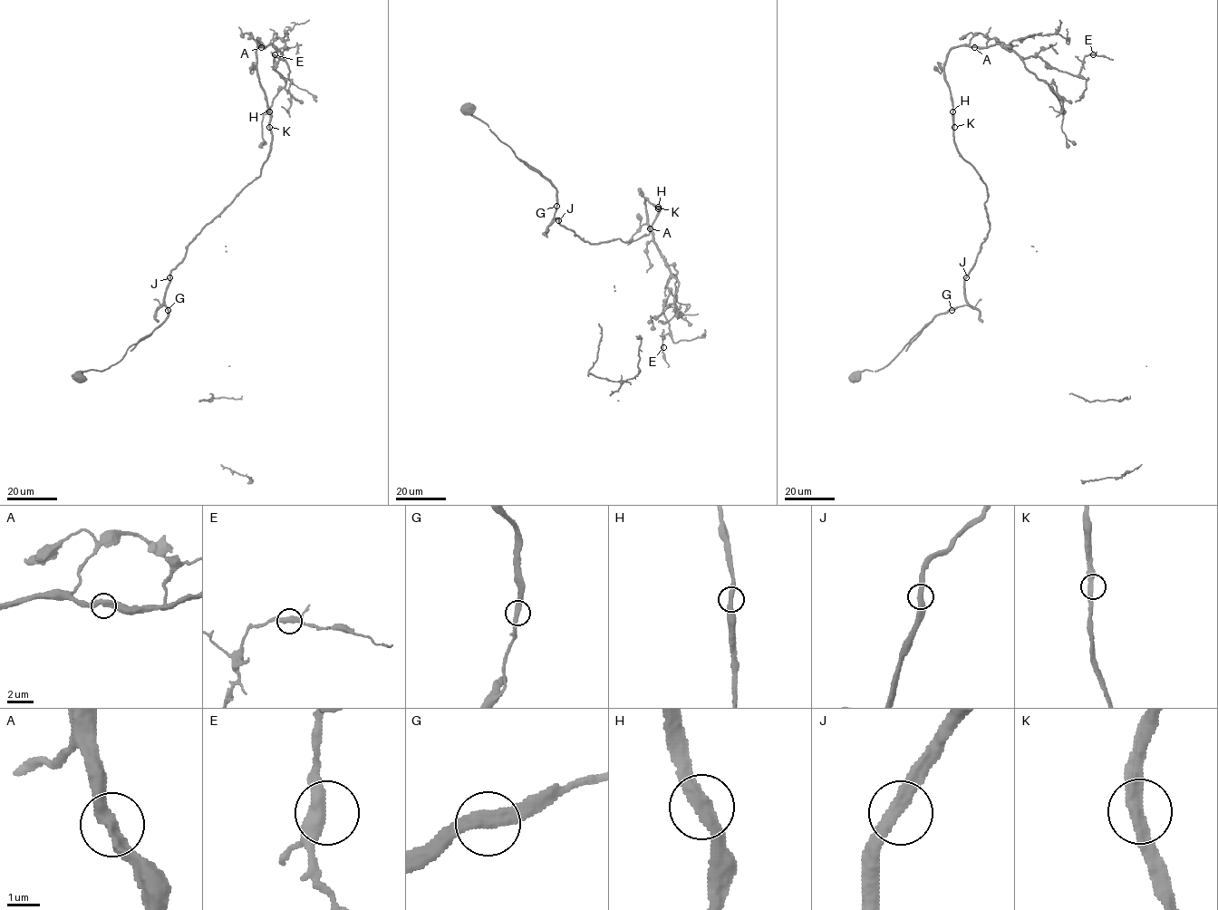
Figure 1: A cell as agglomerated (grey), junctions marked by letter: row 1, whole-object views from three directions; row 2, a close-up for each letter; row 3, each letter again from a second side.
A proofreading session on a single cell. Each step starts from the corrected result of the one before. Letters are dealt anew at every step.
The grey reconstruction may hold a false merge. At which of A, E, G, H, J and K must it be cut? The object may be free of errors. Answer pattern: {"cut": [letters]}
{"cut": ["G"]}

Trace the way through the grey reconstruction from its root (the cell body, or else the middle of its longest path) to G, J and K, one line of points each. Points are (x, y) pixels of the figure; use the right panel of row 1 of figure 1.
G: (856, 376), (863, 370), (877, 371), (884, 368), (937, 314), (952, 310)
J: (856, 376), (863, 370), (877, 371), (884, 368), (937, 314), (966, 305), (966, 277)
K: (856, 376), (884, 368), (937, 314), (967, 304), (964, 277), (990, 228), (988, 191), (958, 151), (954, 127)

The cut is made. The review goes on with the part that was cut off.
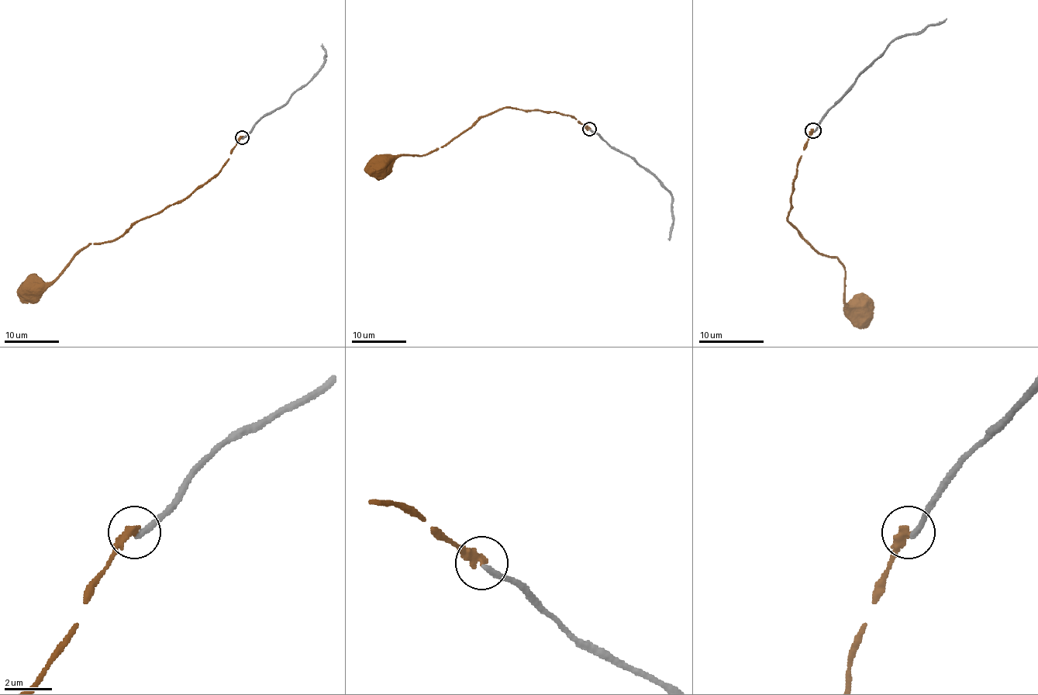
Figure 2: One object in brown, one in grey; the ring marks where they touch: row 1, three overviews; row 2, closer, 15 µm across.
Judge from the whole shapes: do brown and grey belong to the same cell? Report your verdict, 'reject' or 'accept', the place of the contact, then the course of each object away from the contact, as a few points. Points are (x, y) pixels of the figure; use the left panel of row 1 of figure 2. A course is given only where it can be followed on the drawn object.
reject; at (242, 137); brown runs (241, 137), (224, 167), (188, 195), (136, 221), (109, 242), (85, 246), (51, 281), (39, 291), (35, 289); grey runs (243, 137), (263, 116), (278, 109), (324, 63), (325, 55), (322, 43)

